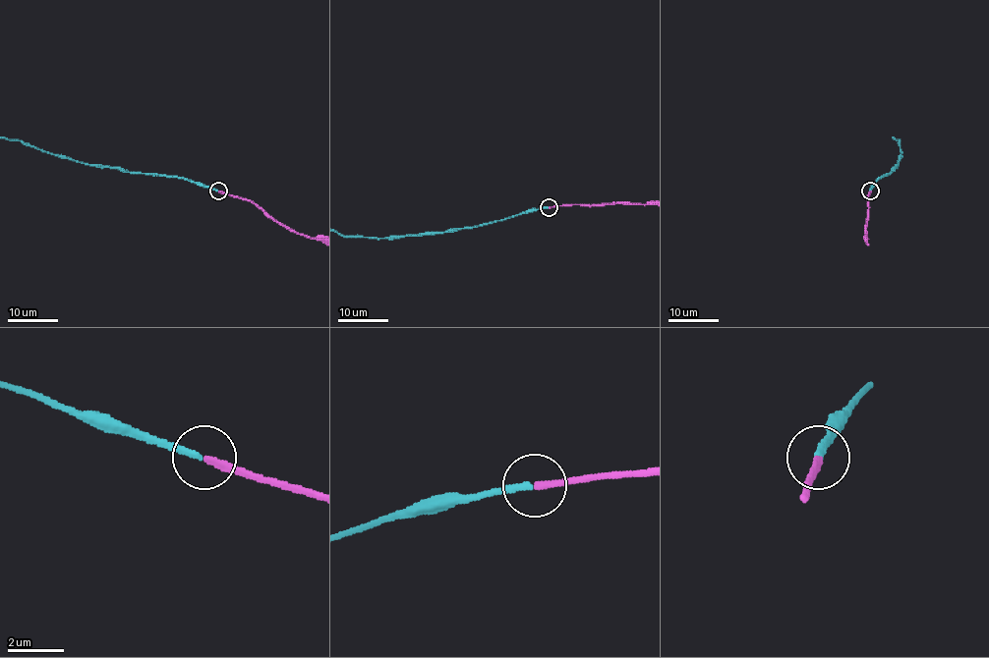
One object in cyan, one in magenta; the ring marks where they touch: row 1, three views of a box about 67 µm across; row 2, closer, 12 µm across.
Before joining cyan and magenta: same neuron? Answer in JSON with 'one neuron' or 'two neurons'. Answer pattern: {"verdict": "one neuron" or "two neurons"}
{"verdict": "one neuron"}

